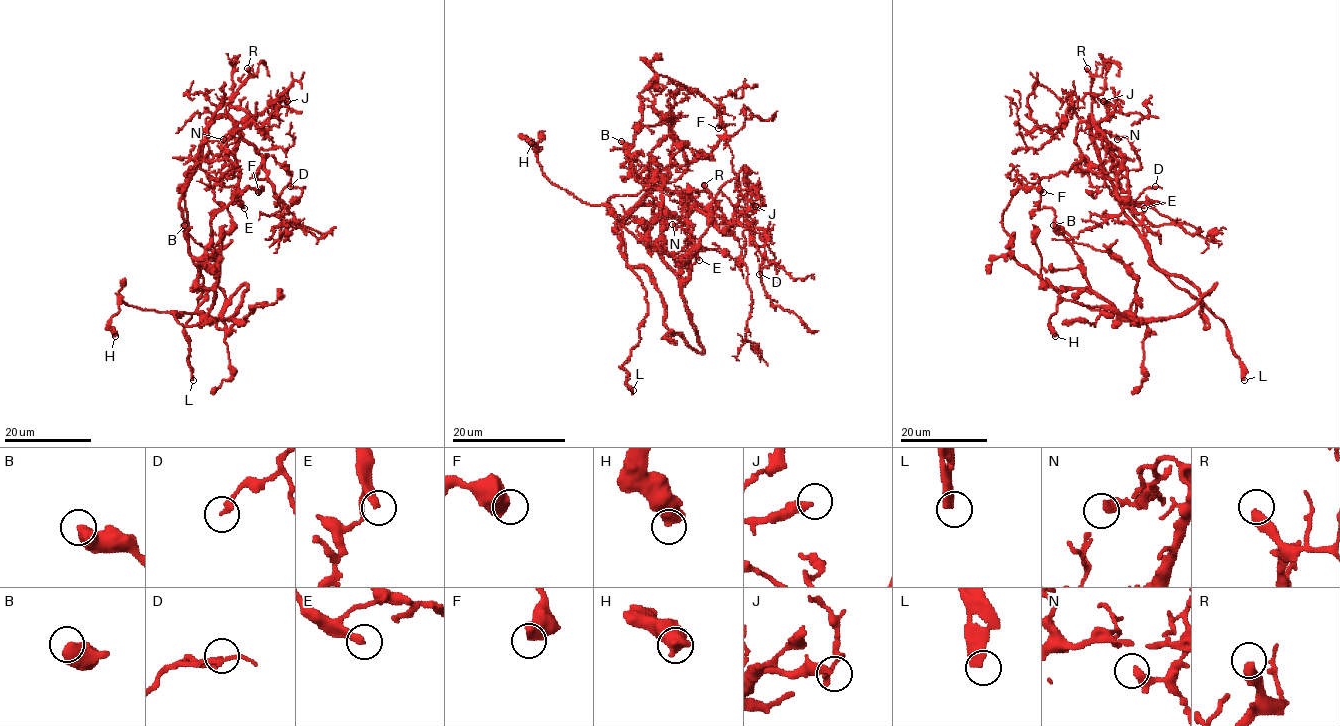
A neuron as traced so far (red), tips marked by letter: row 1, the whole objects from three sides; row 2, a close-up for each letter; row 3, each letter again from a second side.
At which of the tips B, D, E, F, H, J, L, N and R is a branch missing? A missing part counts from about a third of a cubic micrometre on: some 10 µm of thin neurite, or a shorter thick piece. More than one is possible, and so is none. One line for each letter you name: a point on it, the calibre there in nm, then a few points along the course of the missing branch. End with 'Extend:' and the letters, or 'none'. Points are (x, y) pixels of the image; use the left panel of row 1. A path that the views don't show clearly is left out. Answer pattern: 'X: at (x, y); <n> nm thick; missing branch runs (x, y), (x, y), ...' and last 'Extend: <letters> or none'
E: at (244, 208); 340 nm thick
J: at (287, 101); 360 nm thick; missing branch runs (287, 101), (298, 101), (300, 106), (309, 102)
L: at (193, 380); 480 nm thick
Extend: E, J, L

